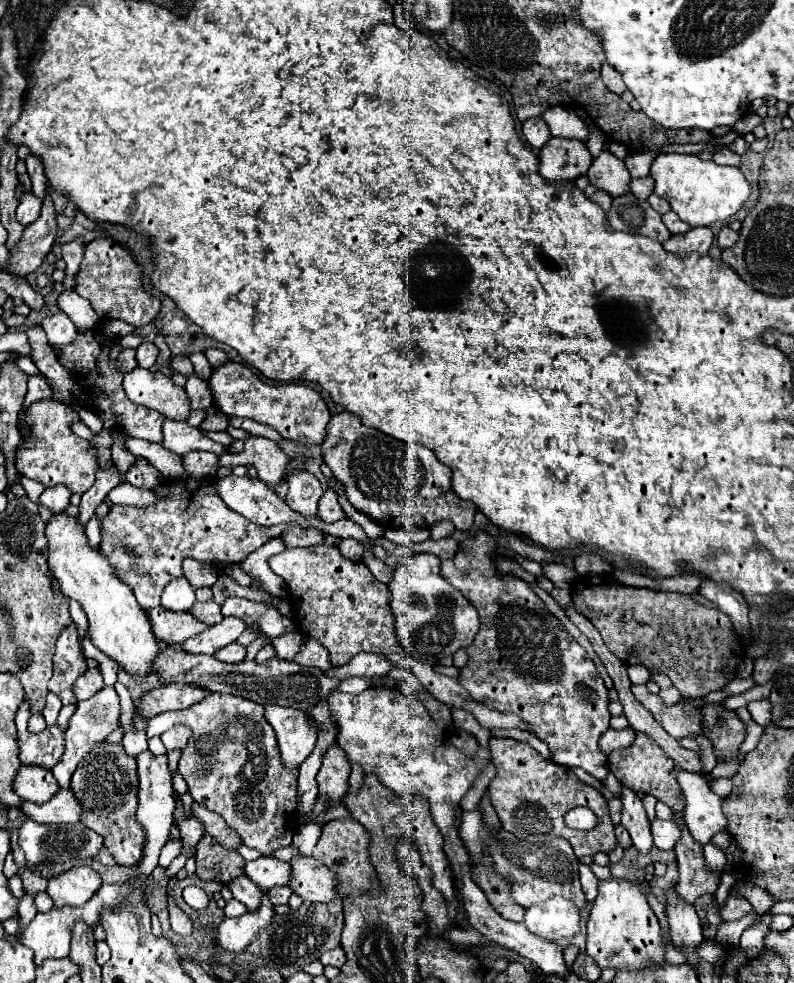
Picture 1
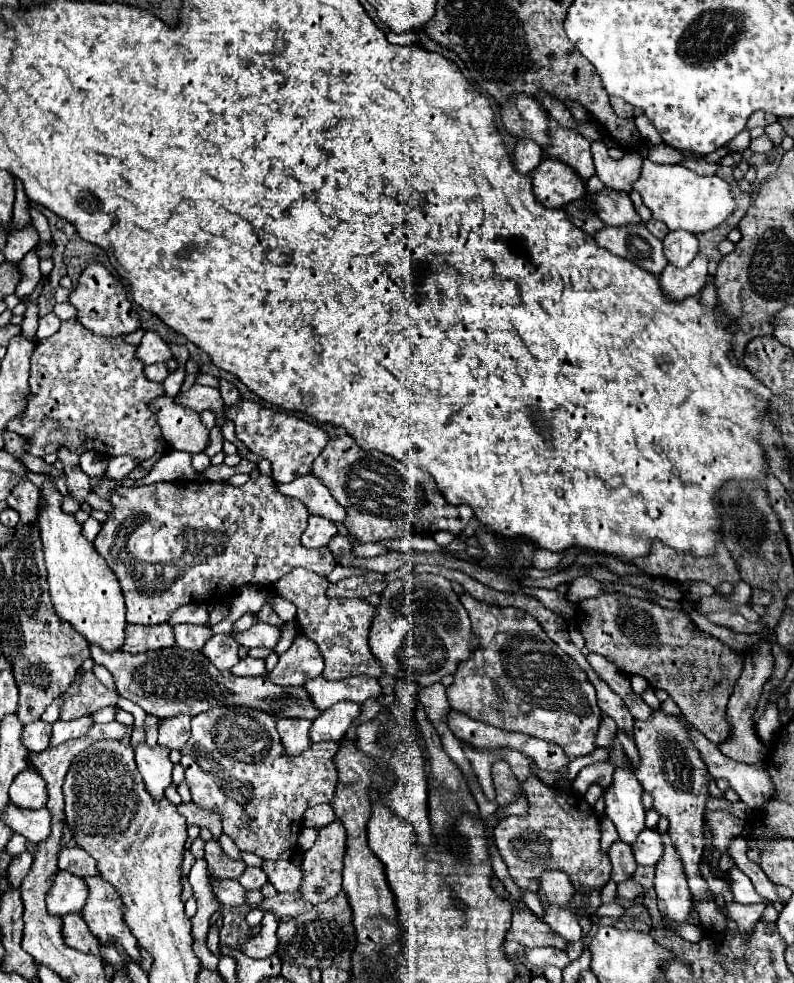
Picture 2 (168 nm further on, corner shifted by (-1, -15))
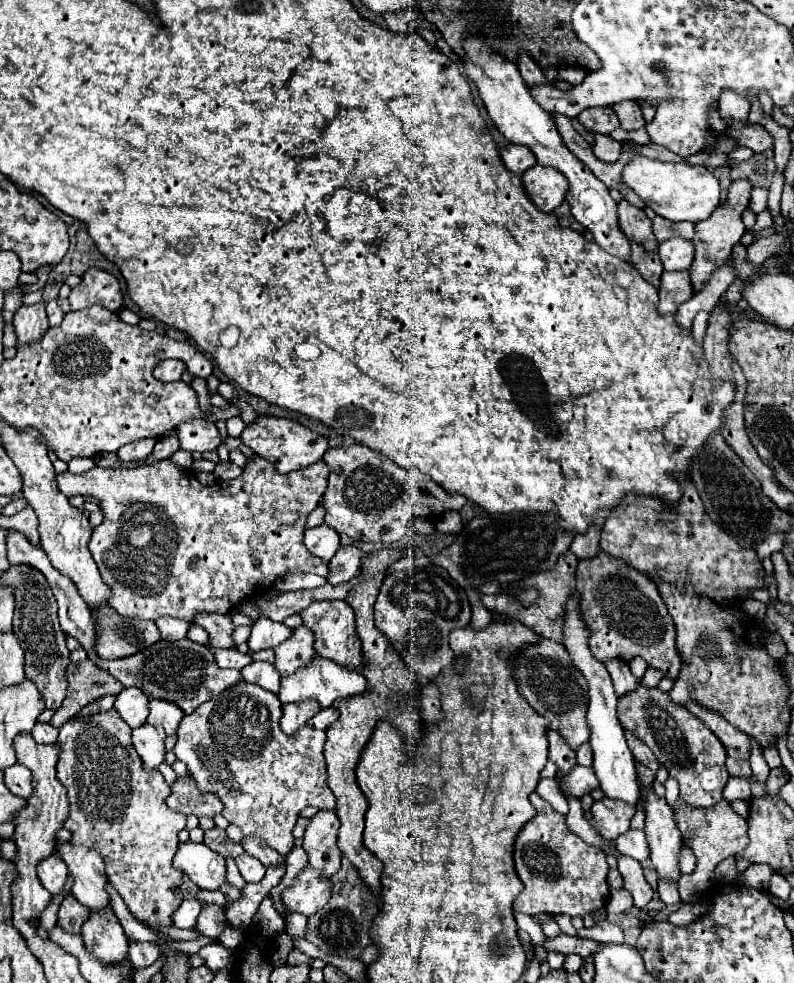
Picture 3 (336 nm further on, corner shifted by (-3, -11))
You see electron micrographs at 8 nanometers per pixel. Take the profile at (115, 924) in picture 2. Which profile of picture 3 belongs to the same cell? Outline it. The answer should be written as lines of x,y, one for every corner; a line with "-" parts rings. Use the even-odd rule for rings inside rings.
57,841
55,851
65,861
69,875
73,877
71,893
77,897
77,901
91,911
109,907
109,895
105,891
107,875
101,855
87,847
75,847
69,841

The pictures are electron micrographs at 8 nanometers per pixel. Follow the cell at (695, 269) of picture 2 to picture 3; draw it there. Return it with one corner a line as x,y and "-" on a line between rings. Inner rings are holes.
663,271
659,287
659,315
673,315
681,303
693,297
689,271

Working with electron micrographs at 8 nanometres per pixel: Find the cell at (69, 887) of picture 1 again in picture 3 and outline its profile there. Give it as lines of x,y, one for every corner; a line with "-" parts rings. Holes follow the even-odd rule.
51,855
49,859
41,859
41,863
37,863
37,875
43,887
51,895
61,893
67,883
67,867
57,855

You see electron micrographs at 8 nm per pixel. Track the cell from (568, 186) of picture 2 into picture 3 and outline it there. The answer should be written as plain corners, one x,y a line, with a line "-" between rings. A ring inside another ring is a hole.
541,165
527,169
521,175
521,181
531,201
537,203
537,207
541,207
541,211
545,213
551,213
555,207
559,207
569,189
569,183
565,183
565,175

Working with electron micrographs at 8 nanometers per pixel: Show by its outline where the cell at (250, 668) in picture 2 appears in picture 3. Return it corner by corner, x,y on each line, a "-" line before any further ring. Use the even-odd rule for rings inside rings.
255,661
255,663
247,665
241,671
241,675
249,683
257,683
257,685
261,685
263,689
267,689
271,693
277,693
279,691
279,679
281,677
279,677
277,669
271,663
259,663
259,661

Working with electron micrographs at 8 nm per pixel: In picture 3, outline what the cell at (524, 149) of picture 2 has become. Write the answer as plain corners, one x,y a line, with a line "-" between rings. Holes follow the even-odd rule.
507,145
499,151
503,165
515,175
523,175
529,167
535,165
535,155
523,145

